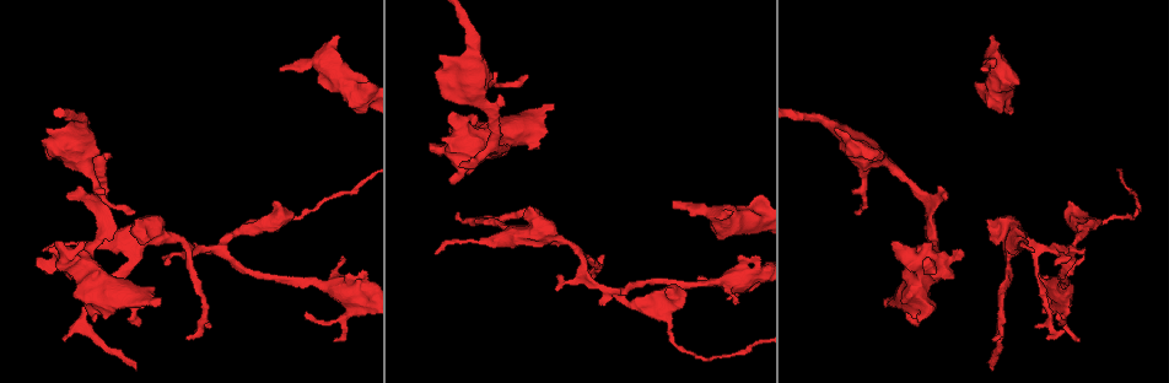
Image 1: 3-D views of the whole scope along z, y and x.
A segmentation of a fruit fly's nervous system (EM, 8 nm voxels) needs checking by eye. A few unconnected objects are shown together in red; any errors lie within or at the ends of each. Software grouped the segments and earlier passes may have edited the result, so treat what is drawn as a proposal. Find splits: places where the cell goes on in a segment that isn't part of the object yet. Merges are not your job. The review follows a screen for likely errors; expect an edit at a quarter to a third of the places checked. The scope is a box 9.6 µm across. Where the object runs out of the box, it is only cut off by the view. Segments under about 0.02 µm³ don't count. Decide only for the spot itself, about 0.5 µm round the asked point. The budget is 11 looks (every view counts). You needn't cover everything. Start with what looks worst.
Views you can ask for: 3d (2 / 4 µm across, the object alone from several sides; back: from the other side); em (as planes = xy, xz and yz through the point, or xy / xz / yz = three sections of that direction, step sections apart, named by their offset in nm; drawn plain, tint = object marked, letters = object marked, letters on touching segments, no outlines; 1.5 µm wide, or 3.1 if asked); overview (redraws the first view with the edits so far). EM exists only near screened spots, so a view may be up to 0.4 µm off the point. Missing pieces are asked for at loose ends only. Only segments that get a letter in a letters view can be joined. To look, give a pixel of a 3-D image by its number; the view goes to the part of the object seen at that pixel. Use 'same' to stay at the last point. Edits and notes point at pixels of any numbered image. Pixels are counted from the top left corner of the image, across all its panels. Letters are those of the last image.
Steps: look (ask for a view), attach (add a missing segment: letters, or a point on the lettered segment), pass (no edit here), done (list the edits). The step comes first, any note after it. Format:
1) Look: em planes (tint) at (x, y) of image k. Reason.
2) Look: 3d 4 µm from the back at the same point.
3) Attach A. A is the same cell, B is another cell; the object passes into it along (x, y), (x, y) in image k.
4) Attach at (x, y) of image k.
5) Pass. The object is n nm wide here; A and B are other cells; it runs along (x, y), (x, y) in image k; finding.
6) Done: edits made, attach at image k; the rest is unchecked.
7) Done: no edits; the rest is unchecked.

Look: 3d 4 µm at (981, 70) of image 1. Free end.

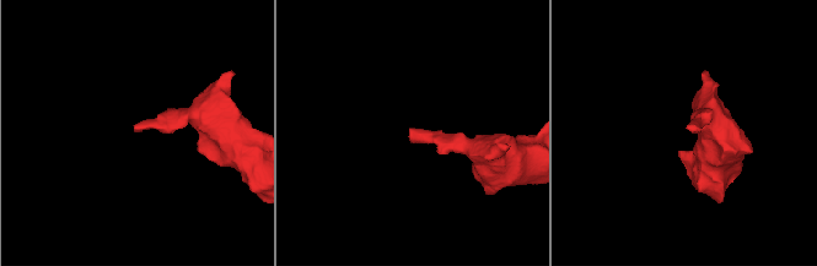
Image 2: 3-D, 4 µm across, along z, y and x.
Look: em planes (letters) at (410, 131) of image 2.

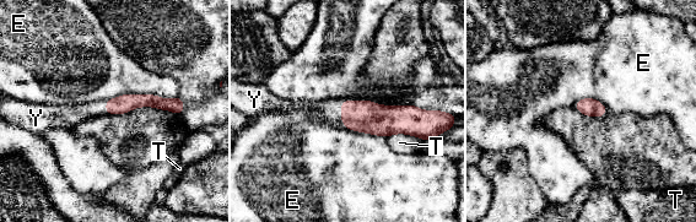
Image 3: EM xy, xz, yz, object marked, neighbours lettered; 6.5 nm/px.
Attach Y. Y is the same cell, E and T are other cells; it goes on there.

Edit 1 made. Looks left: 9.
Look: 3d 4 µm at (553, 103) of image 1.

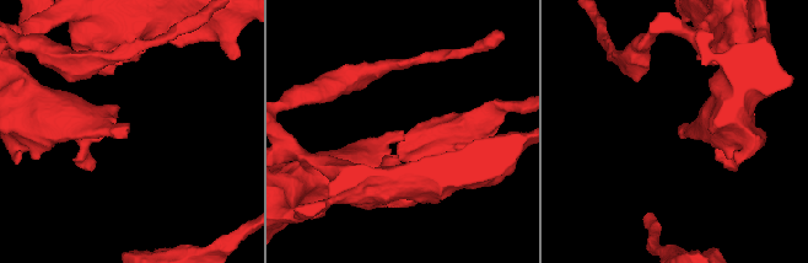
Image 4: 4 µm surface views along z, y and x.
Look: em planes (letters) at (402, 131) of image 4.

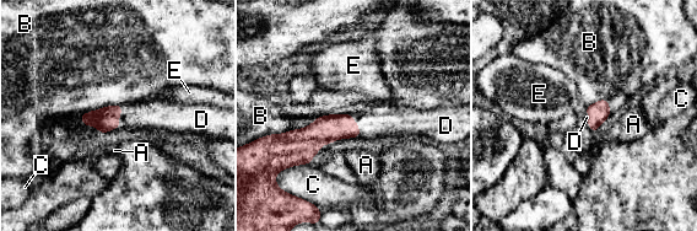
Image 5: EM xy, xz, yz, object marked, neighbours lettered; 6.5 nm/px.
Attach D. D is the same cell, A, B, C and E are other cells; the object passes into it along (104, 119), (118, 114), (152, 114) in image 5; the cell continues.

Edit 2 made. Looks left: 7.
Look: em xy step 4 (letters) at (729, 297) of image 1. Tapers out.

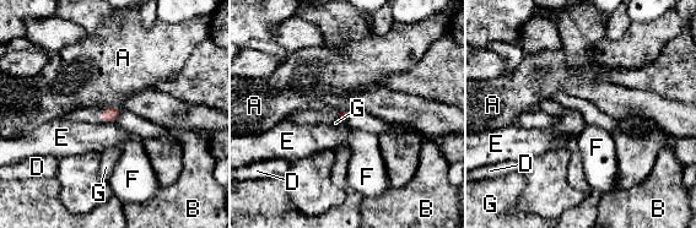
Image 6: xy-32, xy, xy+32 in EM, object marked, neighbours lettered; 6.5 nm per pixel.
Look: em planes (letters) at the same point.

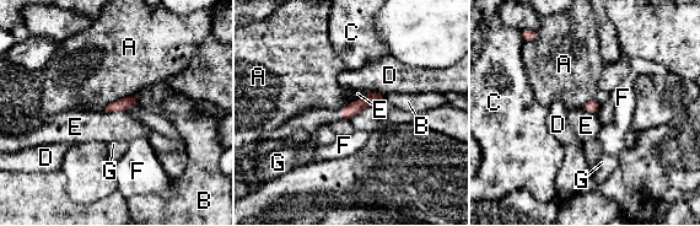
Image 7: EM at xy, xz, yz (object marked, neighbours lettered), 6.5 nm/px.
Pass. The longest contact is with A, 200 nm; A, B, C, D, E, F and G are other cells; it runs along (381, 98), (366, 101), (343, 116) in image 7; none of them fits.

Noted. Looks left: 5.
Look: em xy step 4 (letters) at (145, 219) of image 1. Branch stops here.

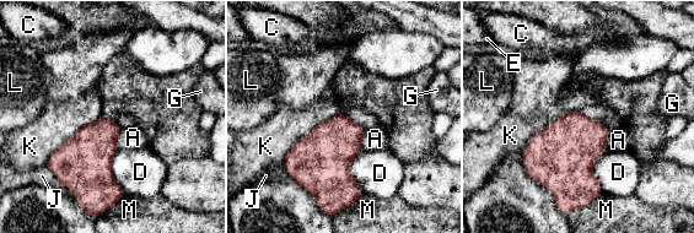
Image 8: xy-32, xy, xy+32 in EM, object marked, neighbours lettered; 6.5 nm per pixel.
Look: em planes (letters) at the same point.

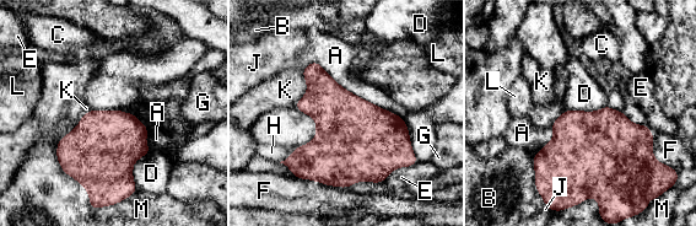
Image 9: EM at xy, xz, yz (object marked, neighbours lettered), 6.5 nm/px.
Pass. The object is 300 nm wide here; A, B, C, D, E, F, G, H, J, K, L and M are other cells; a border runs along (152, 150), (134, 162), (135, 189) in image 9; none of them fits.

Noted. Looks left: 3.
Done: edits made, attach at image 3, attach at image 5; the rest is unchecked.

